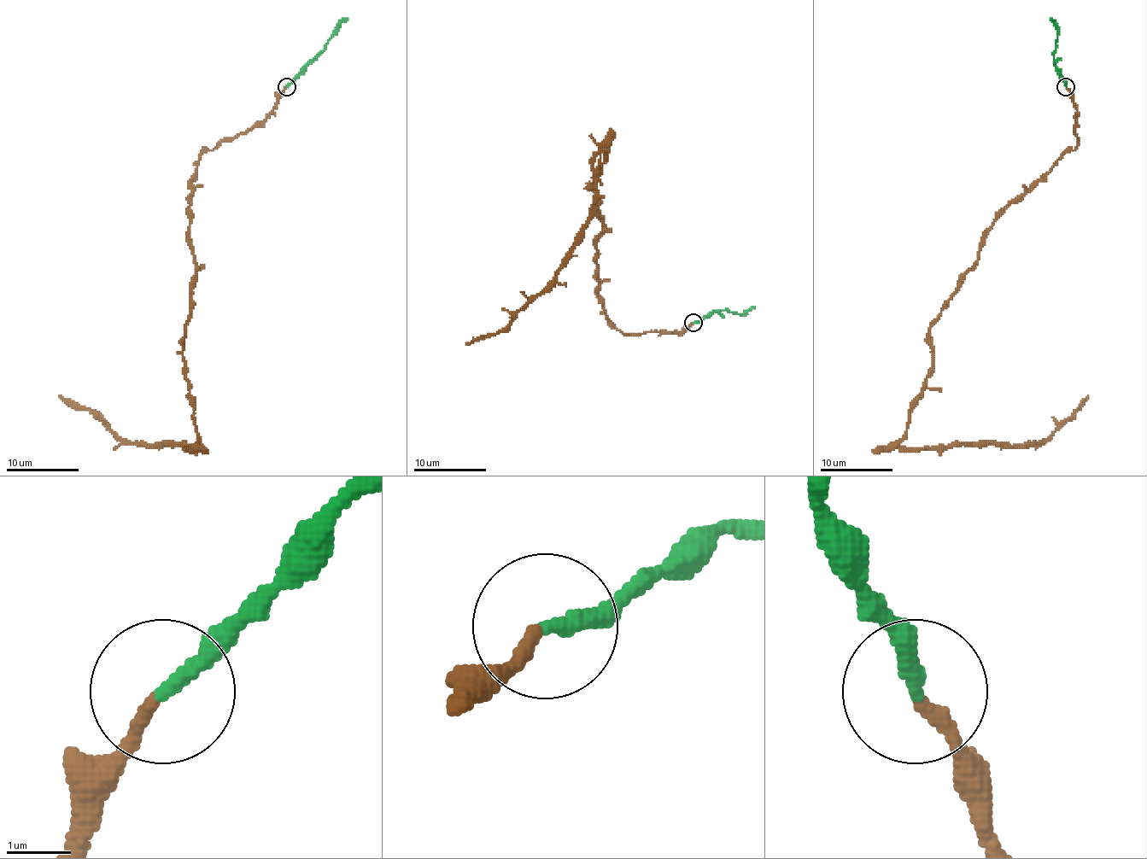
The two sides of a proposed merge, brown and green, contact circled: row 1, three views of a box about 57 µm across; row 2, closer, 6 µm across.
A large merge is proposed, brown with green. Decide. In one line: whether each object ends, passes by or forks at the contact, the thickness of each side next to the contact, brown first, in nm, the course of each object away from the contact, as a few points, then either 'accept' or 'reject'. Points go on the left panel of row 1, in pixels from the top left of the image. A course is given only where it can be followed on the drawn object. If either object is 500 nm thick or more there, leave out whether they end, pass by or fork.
brown ends there; green ends there; 200 nm thick on the brown side, 240 nm on the other; brown runs (286, 87), (262, 121), (201, 155), (191, 179), (184, 373), (195, 444), (126, 444), (59, 395); green runs (286, 87), (315, 58), (338, 25), (348, 18); accept

